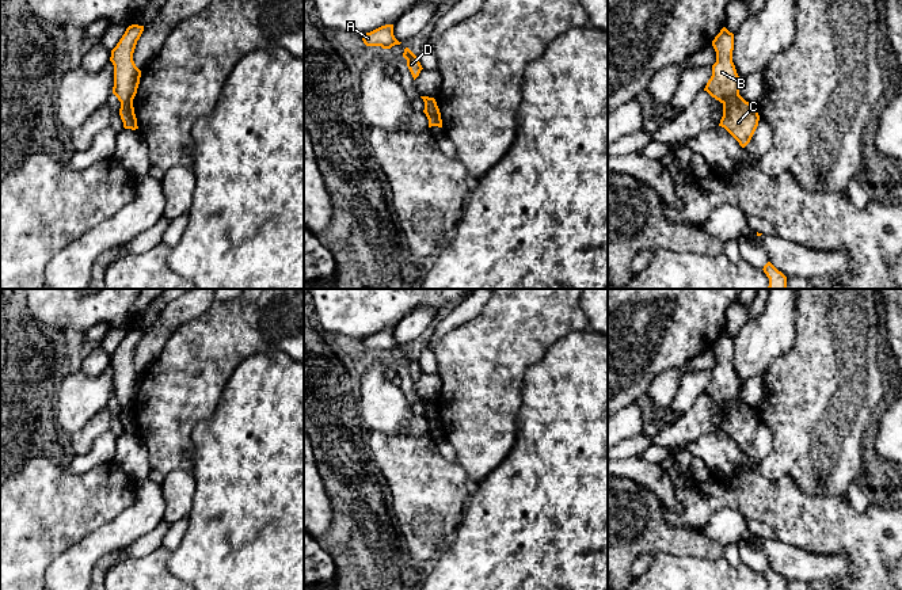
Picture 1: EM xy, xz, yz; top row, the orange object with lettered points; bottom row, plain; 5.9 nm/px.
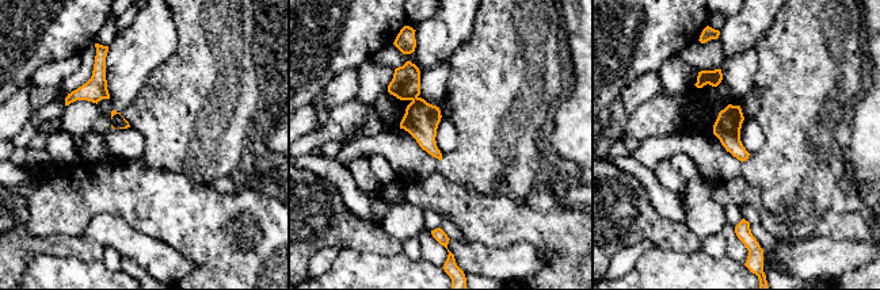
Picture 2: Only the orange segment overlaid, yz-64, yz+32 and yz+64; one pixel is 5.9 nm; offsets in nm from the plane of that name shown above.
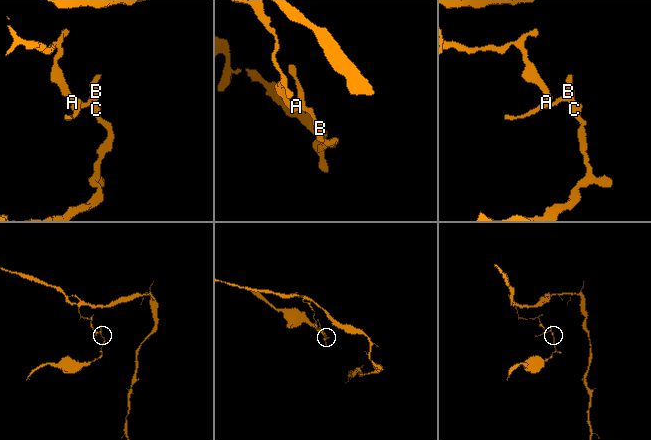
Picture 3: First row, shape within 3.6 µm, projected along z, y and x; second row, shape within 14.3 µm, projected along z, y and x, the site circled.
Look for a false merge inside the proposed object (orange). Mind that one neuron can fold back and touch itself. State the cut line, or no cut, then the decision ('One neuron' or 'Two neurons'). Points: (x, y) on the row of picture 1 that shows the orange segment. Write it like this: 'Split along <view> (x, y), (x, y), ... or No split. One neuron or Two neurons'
Split along yz (738, 94), (723, 103). Two neurons

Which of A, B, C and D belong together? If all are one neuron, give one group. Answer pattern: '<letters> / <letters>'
A B D / C

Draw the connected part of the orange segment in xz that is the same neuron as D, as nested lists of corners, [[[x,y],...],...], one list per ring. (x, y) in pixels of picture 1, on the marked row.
[[[408,47],[404,49],[403,57],[407,60],[407,66],[415,80],[423,69],[418,57]]]

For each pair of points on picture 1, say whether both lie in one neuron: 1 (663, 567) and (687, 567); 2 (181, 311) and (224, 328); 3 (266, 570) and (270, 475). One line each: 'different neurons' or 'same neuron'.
1: same neuron
2: different neurons
3: same neuron

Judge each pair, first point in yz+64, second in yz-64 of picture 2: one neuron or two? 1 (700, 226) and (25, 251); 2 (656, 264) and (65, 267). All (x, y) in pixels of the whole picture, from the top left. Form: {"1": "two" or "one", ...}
{"1": "two", "2": "one"}

